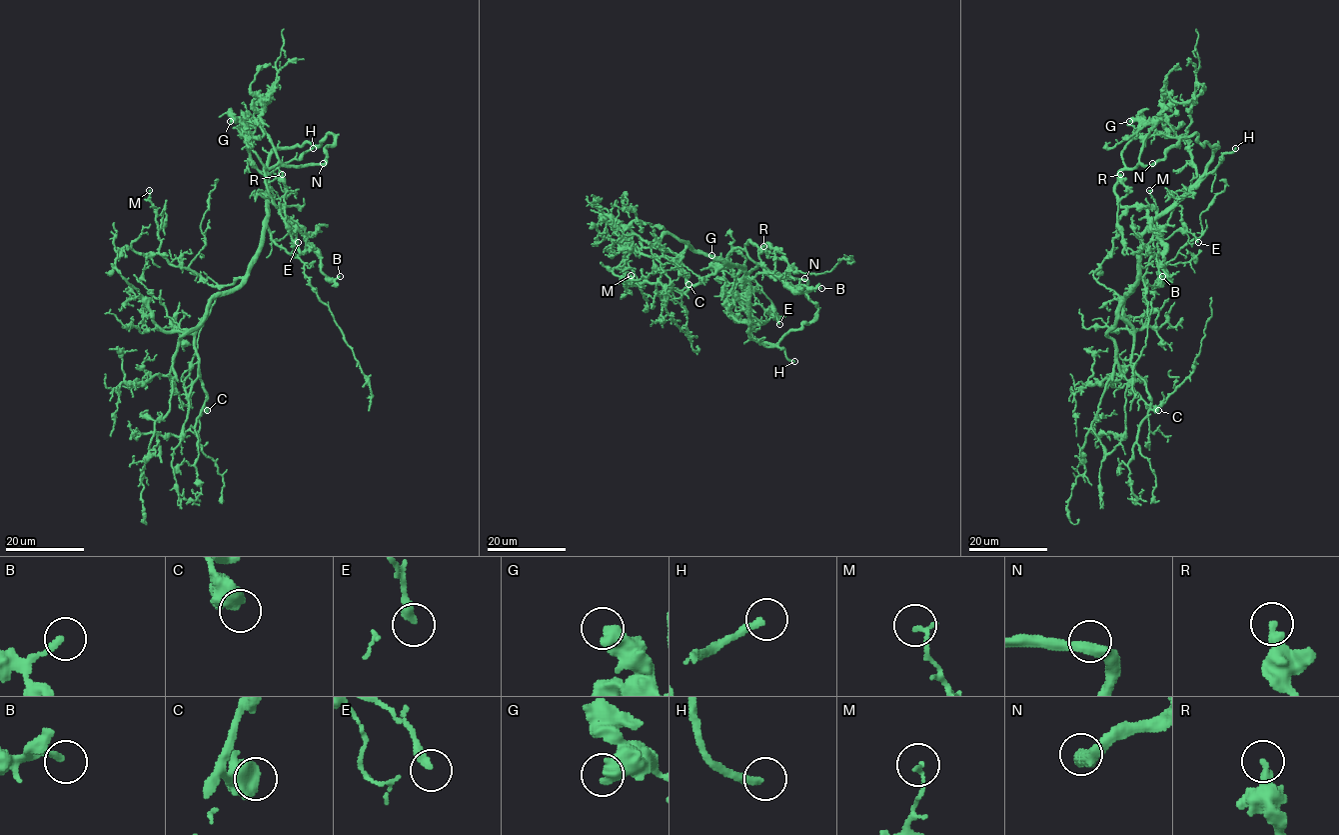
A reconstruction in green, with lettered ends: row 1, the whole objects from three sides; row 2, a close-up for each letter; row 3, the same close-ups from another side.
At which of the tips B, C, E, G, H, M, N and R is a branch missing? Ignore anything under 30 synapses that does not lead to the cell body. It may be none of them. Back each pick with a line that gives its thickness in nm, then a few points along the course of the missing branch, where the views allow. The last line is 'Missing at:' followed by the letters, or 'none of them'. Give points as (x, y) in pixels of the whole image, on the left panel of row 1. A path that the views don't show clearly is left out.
G: 600 nm | (230, 121), (199, 141), (193, 133), (197, 131), (199, 135), (200, 130)
H: 240 nm | (313, 148), (321, 134), (303, 134), (255, 103), (221, 88), (195, 67), (153, 60), (155, 64)
N: 420 nm | (323, 163), (331, 164), (342, 159), (317, 124), (315, 106), (319, 93)
Missing at: G, H, N

